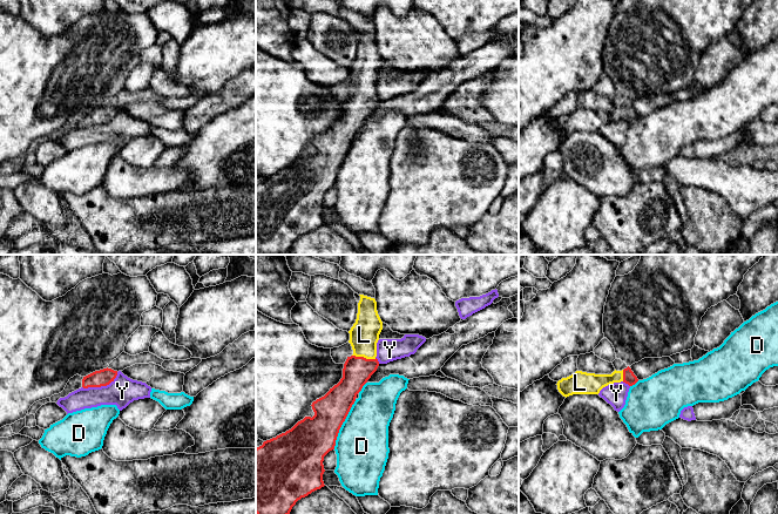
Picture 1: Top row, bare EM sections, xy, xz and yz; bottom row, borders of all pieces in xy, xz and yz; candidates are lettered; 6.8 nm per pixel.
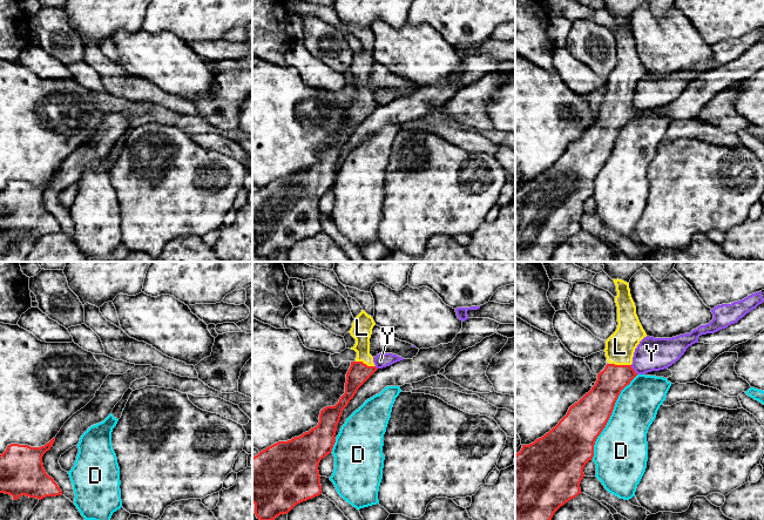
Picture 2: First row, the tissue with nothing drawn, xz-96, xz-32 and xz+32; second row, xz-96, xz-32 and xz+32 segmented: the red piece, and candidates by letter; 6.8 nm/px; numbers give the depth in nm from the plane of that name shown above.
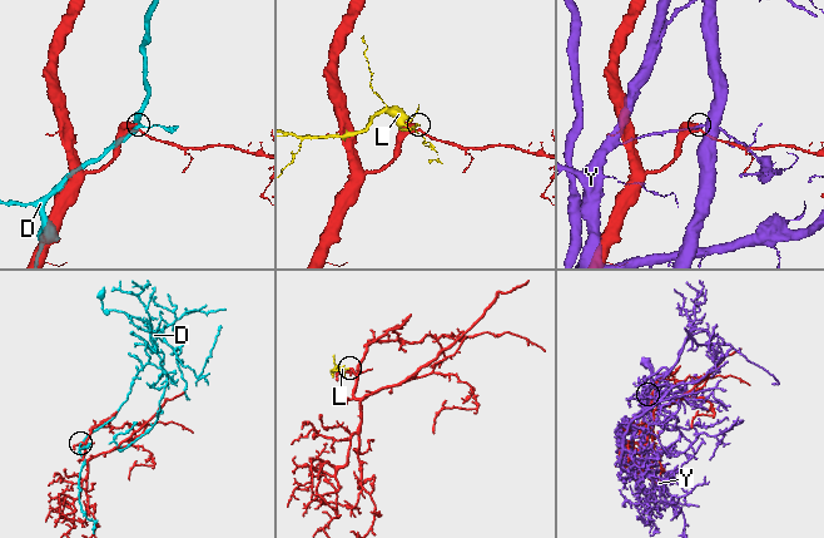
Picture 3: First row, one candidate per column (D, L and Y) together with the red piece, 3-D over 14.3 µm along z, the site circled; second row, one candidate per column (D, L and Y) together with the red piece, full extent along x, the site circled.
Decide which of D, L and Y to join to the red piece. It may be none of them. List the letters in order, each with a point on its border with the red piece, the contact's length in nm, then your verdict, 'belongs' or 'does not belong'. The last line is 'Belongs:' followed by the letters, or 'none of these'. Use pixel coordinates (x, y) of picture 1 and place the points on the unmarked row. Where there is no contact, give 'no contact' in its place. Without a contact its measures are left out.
D: meets red in xz at (342, 161); contact 380 nm long; does not belong
L: meets red in xz at (363, 94); contact 170 nm long; belongs
Y: meets red in xy at (101, 122); contact 260 nm long; does not belong
Belongs: L

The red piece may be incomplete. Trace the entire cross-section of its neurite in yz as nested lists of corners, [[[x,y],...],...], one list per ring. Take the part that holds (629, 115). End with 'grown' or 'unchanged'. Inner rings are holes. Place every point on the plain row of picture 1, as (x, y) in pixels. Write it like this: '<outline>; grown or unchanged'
[[[628,103],[622,108],[615,107],[611,111],[576,108],[571,113],[559,117],[556,122],[559,129],[567,135],[573,131],[598,131],[603,124],[621,119],[632,123],[638,116]]]; grown

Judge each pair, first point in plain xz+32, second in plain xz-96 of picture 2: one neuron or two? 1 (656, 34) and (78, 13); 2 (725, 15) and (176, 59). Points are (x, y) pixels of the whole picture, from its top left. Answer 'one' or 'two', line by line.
1: two
2: two

